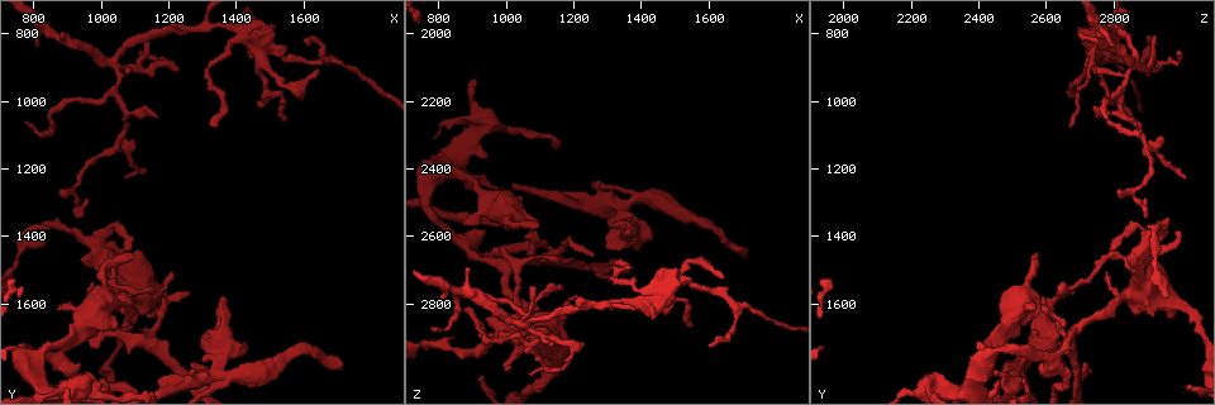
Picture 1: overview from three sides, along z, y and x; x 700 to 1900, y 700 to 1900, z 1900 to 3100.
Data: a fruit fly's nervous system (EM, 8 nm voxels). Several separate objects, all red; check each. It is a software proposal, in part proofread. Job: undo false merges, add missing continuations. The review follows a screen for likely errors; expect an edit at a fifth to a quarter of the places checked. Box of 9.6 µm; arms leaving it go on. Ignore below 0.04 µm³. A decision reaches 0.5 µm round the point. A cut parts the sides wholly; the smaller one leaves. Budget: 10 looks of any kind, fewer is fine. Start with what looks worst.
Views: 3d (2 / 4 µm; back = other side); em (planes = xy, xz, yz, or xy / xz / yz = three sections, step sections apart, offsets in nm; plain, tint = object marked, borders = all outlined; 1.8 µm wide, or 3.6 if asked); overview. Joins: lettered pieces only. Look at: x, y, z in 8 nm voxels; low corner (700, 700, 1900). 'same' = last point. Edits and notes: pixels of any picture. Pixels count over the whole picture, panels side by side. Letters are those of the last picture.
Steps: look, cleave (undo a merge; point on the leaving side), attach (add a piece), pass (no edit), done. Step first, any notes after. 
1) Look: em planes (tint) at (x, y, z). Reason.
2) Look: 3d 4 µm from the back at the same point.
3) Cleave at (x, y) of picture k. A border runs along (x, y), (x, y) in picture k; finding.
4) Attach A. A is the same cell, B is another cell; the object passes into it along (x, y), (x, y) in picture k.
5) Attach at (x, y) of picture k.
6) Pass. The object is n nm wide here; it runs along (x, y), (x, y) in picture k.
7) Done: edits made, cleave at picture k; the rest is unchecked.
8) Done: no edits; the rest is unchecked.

Look: em xz step 16 (tint) at (1720, 1800, 2660). Free end.

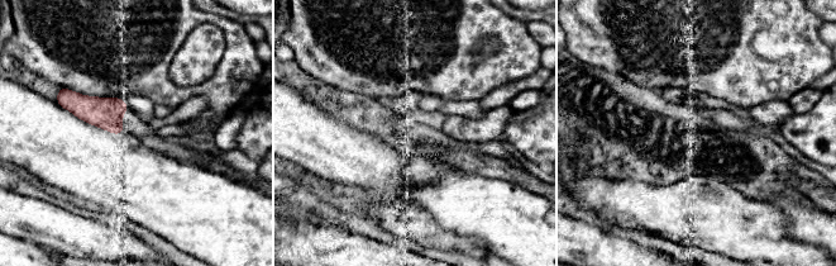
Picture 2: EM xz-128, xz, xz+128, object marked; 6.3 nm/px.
Look: em xz step 16 (borders) at the same point. See the neighbours.

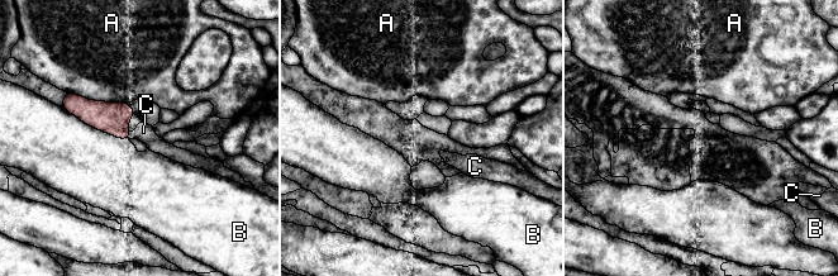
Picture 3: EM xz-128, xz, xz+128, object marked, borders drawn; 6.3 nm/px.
Attach C. The longest contact is with B, 480 nm; C is the same cell, A and B are other cells; the neuron continues.

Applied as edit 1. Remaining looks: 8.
Look: overview. Redraw.

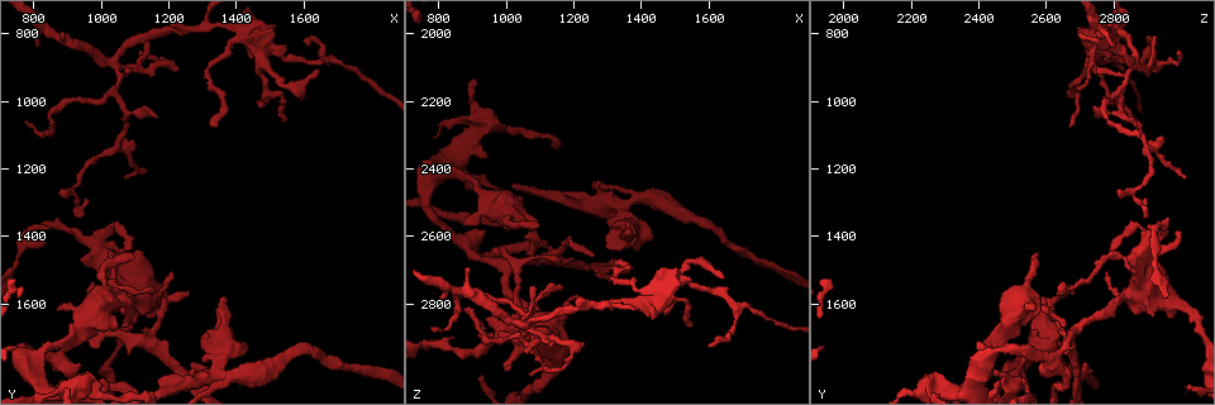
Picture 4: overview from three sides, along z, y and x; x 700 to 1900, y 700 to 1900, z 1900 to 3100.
Look: 3d 4 µm from the back at (1360, 1810, 2510). Abrupt turn.

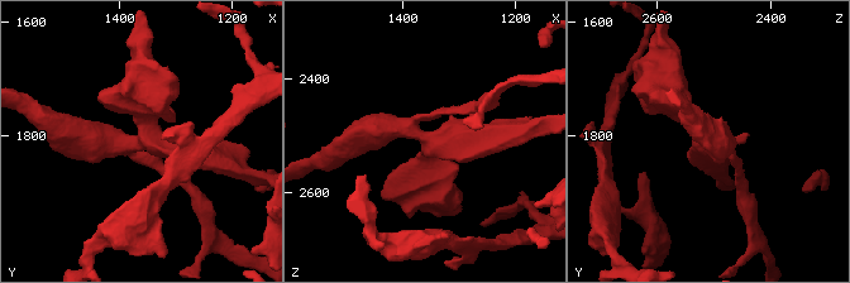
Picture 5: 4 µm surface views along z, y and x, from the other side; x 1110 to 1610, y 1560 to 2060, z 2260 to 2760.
Look: em planes (tint) at (1350, 1805, 2515).

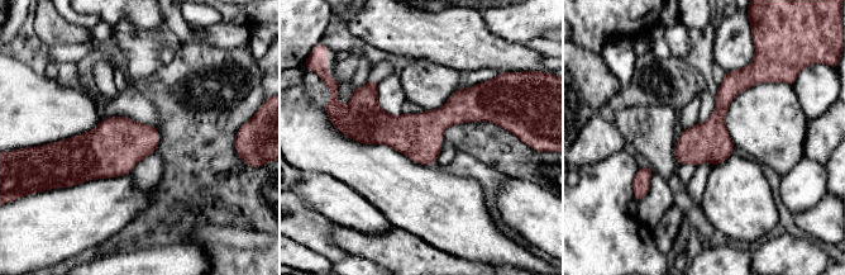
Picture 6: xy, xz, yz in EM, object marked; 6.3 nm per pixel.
Look: em planes (borders) at the same point. What lies round it.

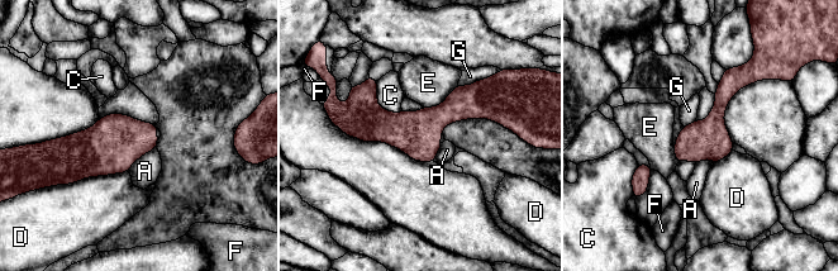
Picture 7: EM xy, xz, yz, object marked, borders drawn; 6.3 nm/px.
Pass. The longest contact is with D, 420 nm; A, C, D, E, F and G are other cells; a border runs along (486, 77), (471, 84), (457, 85) in picture 7; continuous, no second neuron.

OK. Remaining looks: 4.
Look: 3d 4 µm at (1360, 1590, 2580). Branch stops here.

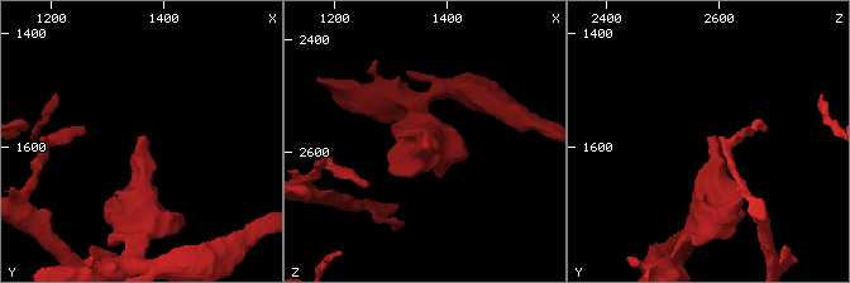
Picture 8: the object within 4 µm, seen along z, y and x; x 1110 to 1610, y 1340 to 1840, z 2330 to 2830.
Look: em planes (borders) at (1365, 1590, 2585). Now the EM.

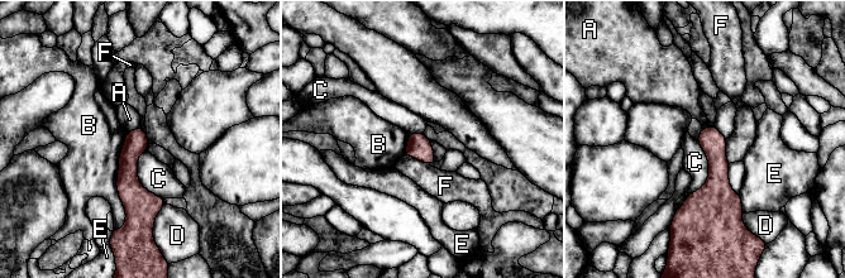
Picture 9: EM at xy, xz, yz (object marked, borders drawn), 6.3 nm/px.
Pass. A, B, C, D, E and F are other cells; it runs along (139, 132), (129, 154), (133, 217) in picture 9; none of them fits.

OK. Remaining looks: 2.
Look: 3d 4 µm at (980, 1600, 2530). Sudden change in width.

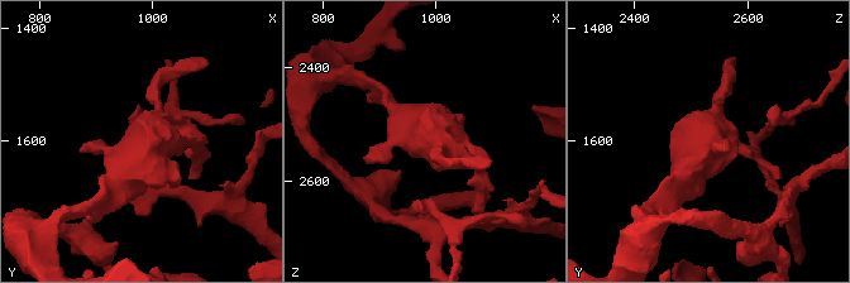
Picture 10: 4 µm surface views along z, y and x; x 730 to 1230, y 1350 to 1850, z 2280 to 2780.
Look: em 3.6 µm planes (borders) at (990, 1605, 2525).

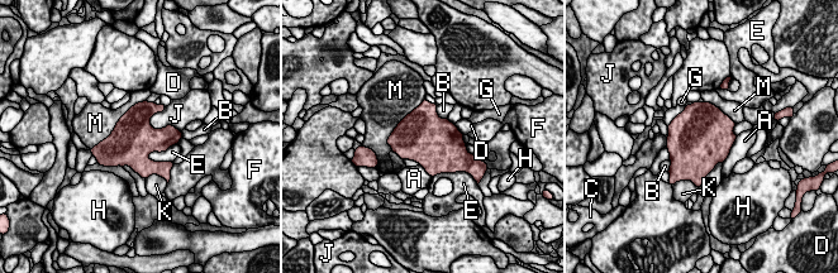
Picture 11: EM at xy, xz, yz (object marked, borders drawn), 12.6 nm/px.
Pass. The longest contact is with M, 800 nm; A, B, C, D, E, F, G, H, J, K and M are other cells; a border runs along (177, 143), (147, 157) in picture 11; continuous, no second neuron.

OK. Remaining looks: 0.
Done: edits made, attach at picture 3; the rest is unchecked.

